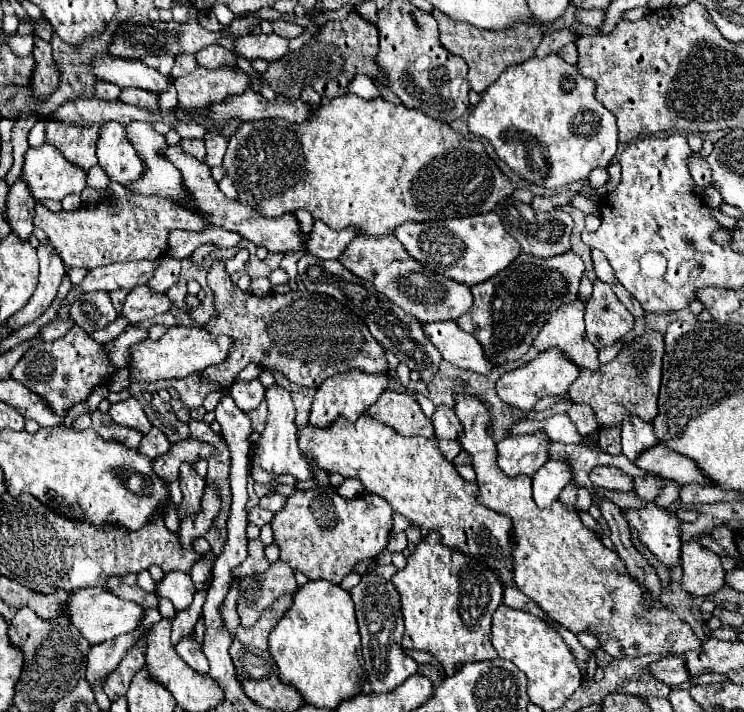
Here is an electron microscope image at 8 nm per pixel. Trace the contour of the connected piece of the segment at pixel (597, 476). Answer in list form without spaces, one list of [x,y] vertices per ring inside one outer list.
[[[596,466],[590,472],[590,480],[598,488],[628,492],[632,488],[632,476],[624,474],[620,468],[614,466]]]

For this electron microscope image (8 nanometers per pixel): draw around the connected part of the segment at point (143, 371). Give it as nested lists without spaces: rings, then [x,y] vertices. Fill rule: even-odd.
[[[172,326],[160,340],[146,340],[132,348],[132,380],[162,380],[162,378],[188,378],[190,374],[202,374],[208,366],[220,366],[228,358],[234,342],[228,336],[216,336],[208,330],[188,330]]]

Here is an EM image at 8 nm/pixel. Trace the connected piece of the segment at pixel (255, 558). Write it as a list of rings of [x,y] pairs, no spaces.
[[[250,540],[248,542],[248,560],[244,564],[244,574],[260,574],[268,570],[270,562],[264,556],[264,544],[262,540]]]

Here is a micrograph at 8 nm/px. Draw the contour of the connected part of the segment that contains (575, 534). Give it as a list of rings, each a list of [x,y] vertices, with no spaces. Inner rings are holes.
[[[456,394],[456,414],[462,424],[460,444],[472,456],[472,466],[476,470],[476,482],[480,486],[478,502],[494,512],[506,514],[512,518],[512,564],[514,564],[514,584],[534,600],[552,620],[568,628],[570,632],[592,632],[600,638],[602,648],[612,658],[638,658],[644,654],[684,654],[684,650],[700,650],[698,636],[684,624],[674,612],[662,608],[662,604],[652,606],[646,592],[638,586],[638,582],[626,572],[624,562],[618,558],[614,550],[608,550],[594,530],[586,528],[576,510],[572,506],[564,506],[564,502],[556,500],[552,506],[540,510],[536,502],[532,502],[532,478],[528,476],[506,476],[496,462],[496,442],[490,432],[492,414],[488,404],[478,396]]]

